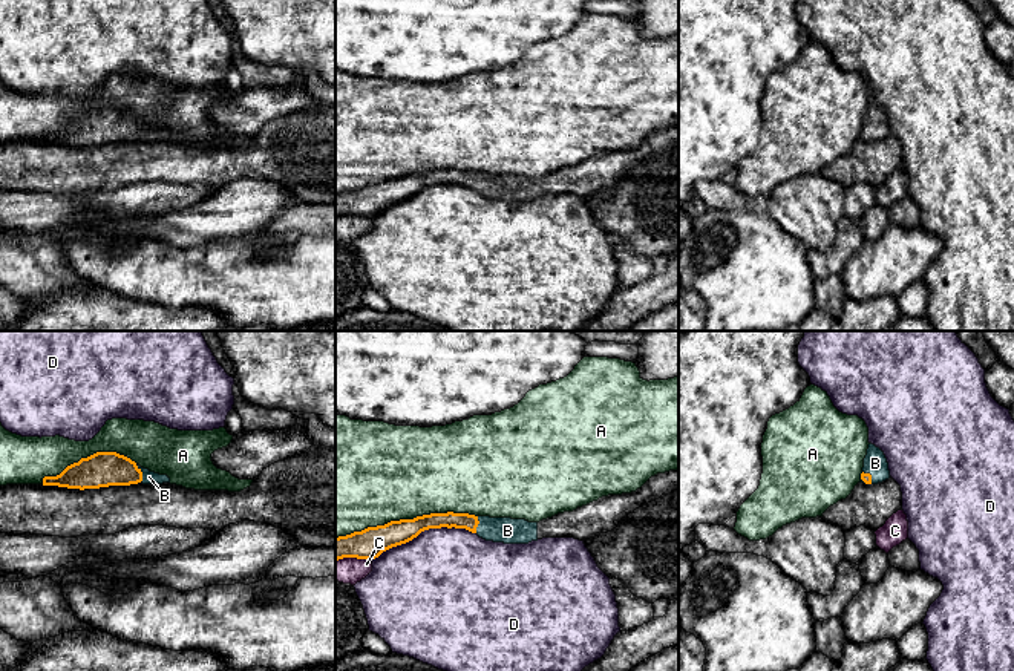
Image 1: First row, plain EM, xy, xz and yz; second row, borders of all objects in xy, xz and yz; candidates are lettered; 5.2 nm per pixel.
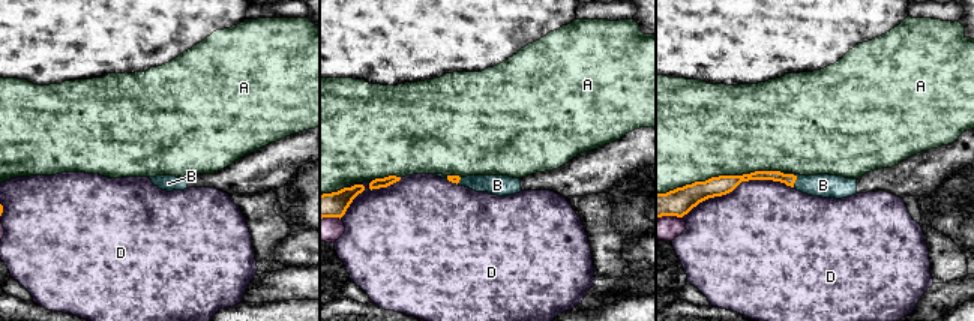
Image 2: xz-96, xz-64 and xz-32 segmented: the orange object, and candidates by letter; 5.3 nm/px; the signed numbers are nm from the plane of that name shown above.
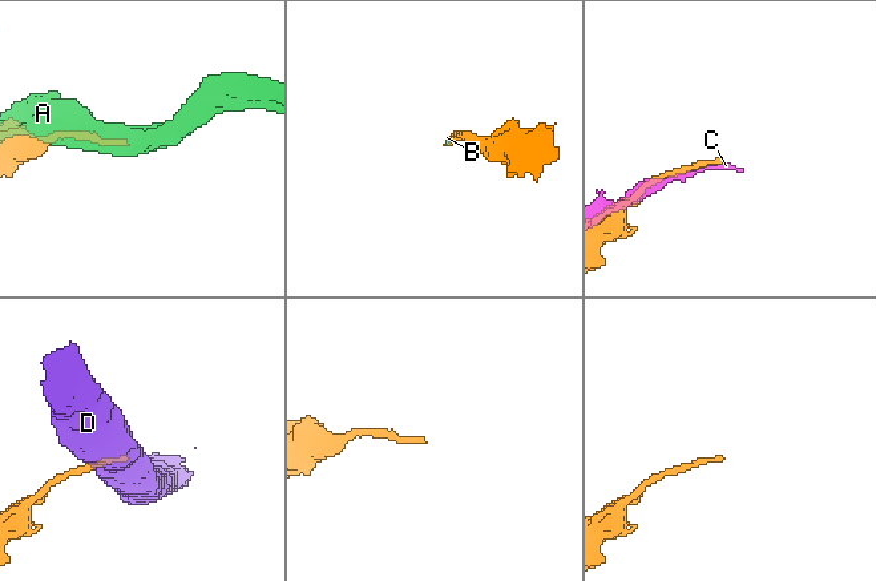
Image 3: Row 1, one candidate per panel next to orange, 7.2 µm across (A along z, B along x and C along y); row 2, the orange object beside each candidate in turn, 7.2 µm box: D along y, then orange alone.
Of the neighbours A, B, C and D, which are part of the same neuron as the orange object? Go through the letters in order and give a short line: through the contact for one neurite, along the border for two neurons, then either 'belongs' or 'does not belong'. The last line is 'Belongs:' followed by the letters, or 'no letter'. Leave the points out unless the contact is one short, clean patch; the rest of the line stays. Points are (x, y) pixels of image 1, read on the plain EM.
A: does not belong
B: xy (103, 126), (141, 130), (149, 134) | belongs
C: does not belong
D: does not belong
Belongs: B

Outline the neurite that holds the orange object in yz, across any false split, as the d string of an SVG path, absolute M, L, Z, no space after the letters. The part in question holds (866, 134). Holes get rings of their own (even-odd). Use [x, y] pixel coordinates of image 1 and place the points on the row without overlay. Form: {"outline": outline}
{"outline": "M868 101L864 115L861 138L864 141L878 141L890 135L888 119L884 109L875 101Z"}

